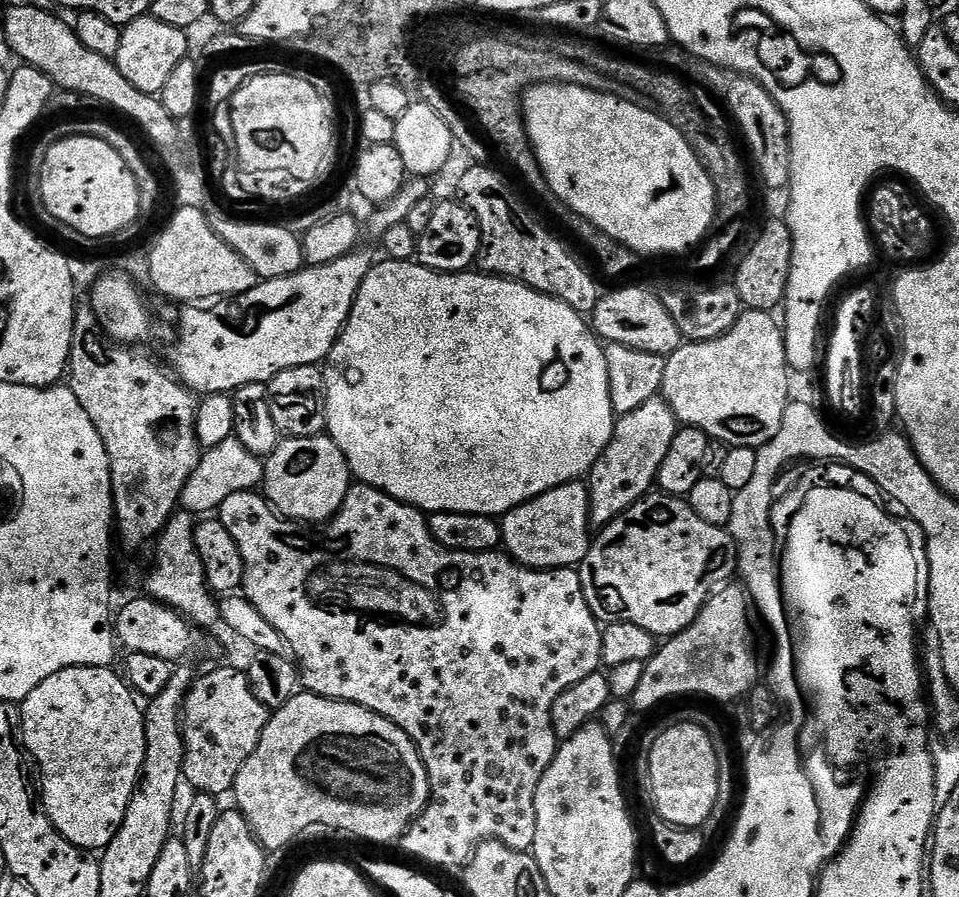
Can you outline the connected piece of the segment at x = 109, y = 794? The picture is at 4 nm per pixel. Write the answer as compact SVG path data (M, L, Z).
M111 667L58 670L58 674L50 674L50 678L46 678L46 682L38 682L38 686L34 686L34 690L30 690L28 697L19 705L22 743L38 769L38 791L42 797L44 810L48 813L50 822L56 827L56 831L62 834L62 838L66 838L74 846L85 850L96 850L92 848L103 850L118 834L118 830L126 818L126 810L130 806L130 798L136 789L136 783L140 781L140 771L146 758L146 730L141 705L136 705L137 697L128 687L128 682L123 675L119 671L112 671Z

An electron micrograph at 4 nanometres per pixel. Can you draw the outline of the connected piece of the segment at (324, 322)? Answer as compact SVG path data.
M357 250L338 258L338 262L330 262L326 266L305 266L300 271L290 274L286 278L274 278L273 280L260 280L248 292L243 292L241 296L233 296L223 302L213 303L211 306L188 306L180 316L180 337L176 340L176 345L172 348L171 371L180 383L191 388L196 394L232 394L237 390L242 390L251 384L267 385L276 375L291 367L306 367L308 365L319 365L327 360L330 350L336 345L336 340L340 332L346 326L350 318L350 310L354 306L356 292L362 286L366 274L372 269L374 257L368 252Z

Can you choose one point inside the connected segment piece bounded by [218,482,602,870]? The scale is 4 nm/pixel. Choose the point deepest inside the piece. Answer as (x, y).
(465, 652)

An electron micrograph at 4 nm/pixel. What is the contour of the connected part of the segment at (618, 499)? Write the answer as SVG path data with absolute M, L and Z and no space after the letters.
M663 398L648 400L615 421L612 440L586 477L588 510L593 525L603 526L610 523L634 502L653 491L662 458L666 458L670 451L677 431L676 415Z

